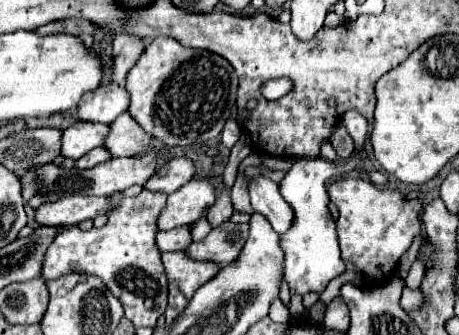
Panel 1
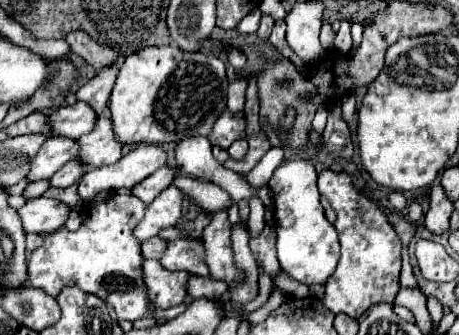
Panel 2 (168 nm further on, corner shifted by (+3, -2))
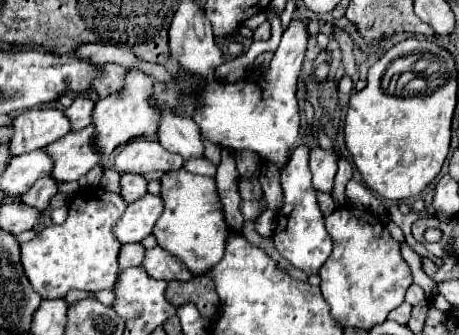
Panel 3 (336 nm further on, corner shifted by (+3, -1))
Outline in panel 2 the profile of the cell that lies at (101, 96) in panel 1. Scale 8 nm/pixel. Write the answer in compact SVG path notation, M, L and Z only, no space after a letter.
M76 101L74 105L64 105L52 113L48 113L48 121L54 127L54 135L66 135L70 139L78 139L84 133L90 133L96 127L96 111L92 105Z

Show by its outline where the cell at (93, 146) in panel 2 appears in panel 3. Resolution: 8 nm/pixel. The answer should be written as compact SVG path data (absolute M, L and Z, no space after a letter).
M94 126L82 128L80 132L68 132L66 136L62 136L60 140L52 142L46 146L48 156L52 156L52 172L50 176L60 184L60 182L72 182L72 180L80 180L88 170L92 170L96 164L100 164L100 152L94 148L92 144L92 132Z

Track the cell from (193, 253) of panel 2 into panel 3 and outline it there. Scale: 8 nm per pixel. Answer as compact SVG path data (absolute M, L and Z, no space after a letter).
M158 246L146 250L142 268L154 280L166 280L166 282L170 282L170 280L180 280L180 282L192 280L192 274L188 270L184 270L184 266L178 260L174 260L172 254L168 254L166 250L162 250Z

